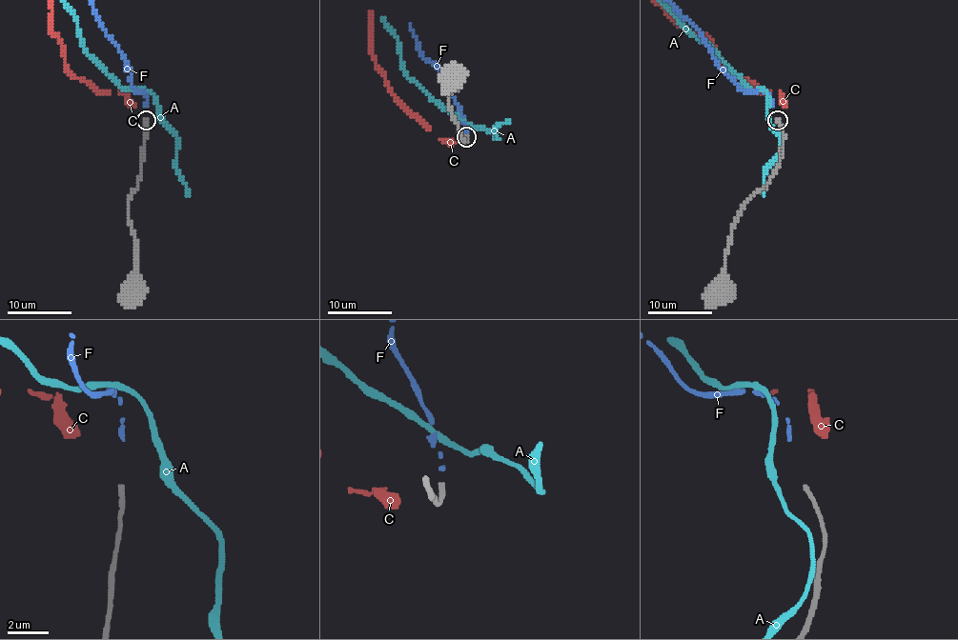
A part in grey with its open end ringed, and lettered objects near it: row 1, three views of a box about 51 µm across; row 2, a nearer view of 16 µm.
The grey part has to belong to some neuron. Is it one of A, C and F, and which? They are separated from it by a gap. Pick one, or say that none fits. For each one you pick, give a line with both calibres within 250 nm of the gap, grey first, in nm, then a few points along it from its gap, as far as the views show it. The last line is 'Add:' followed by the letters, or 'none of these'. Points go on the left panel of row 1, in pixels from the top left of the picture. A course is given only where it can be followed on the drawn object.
F: Thickness 220 nm (grey) against 190 nm
Add: F

